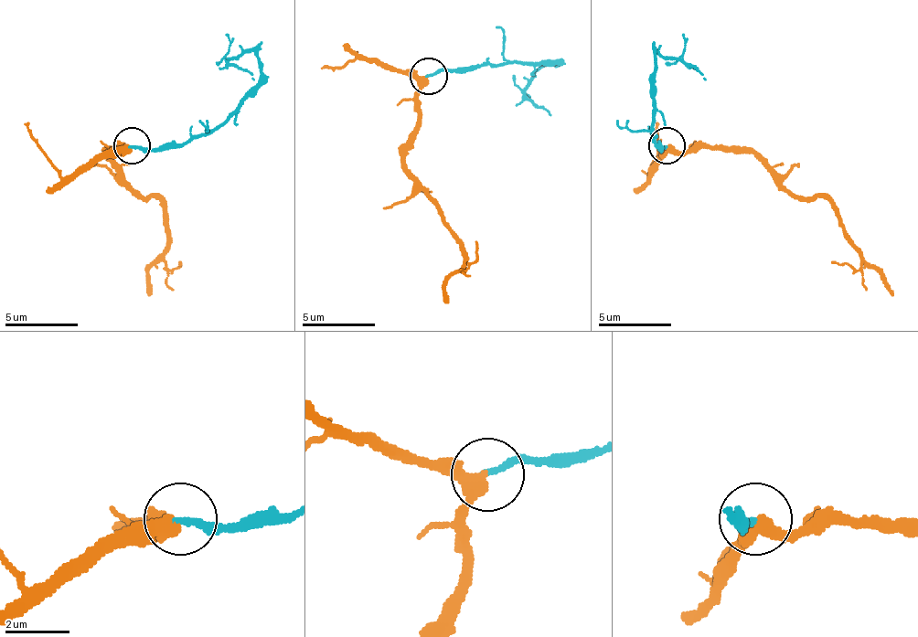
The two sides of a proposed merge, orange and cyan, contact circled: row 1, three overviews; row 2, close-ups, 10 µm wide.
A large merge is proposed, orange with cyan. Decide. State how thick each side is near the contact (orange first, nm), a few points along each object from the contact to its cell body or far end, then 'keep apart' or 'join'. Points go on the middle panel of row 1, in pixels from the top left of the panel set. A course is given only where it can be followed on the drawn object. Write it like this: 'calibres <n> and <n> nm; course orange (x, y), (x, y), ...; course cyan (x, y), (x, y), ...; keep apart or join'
calibres 360 and 220 nm; course orange (427, 77), (405, 169), (434, 198), (464, 253), (446, 282), (446, 304); course cyan (427, 77), (508, 62), (556, 62), (556, 66), (541, 66), (527, 95), (552, 113); join

